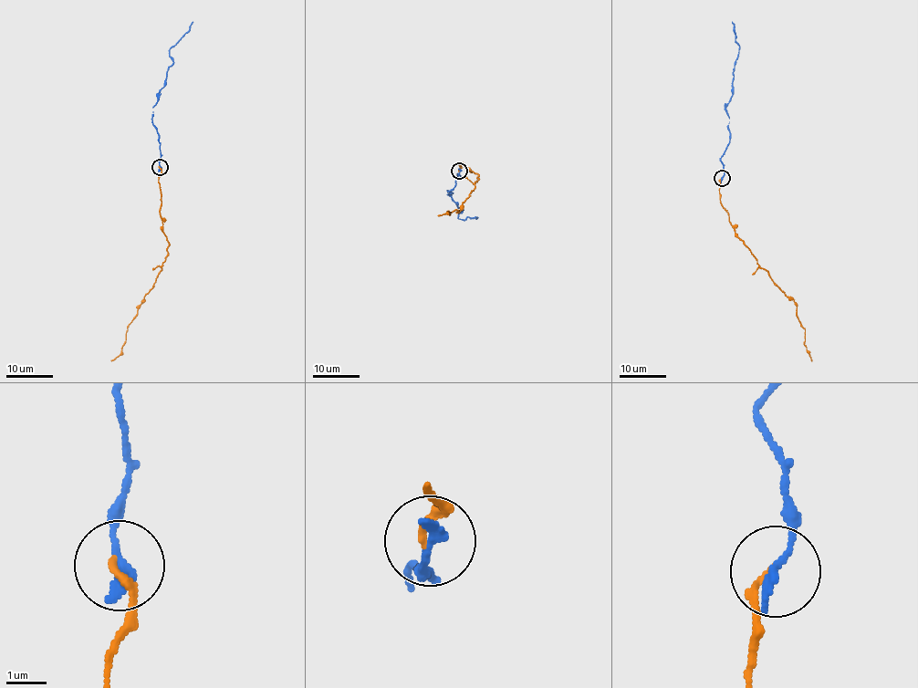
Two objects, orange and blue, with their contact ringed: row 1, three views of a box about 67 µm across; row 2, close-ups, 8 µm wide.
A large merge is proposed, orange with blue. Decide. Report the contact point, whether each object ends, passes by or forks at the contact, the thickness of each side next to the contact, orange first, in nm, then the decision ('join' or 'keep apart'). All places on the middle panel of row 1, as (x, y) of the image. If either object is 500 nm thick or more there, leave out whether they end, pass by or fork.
(459, 171) | orange ends | blue ends | 170/240 nm | join

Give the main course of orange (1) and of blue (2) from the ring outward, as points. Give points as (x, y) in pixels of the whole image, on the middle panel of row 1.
1: (459, 172), (464, 162), (478, 174), (478, 180), (459, 211), (438, 215)
2: (459, 172), (454, 188), (447, 191), (447, 194), (451, 192), (458, 208), (463, 211), (459, 219), (477, 217)

